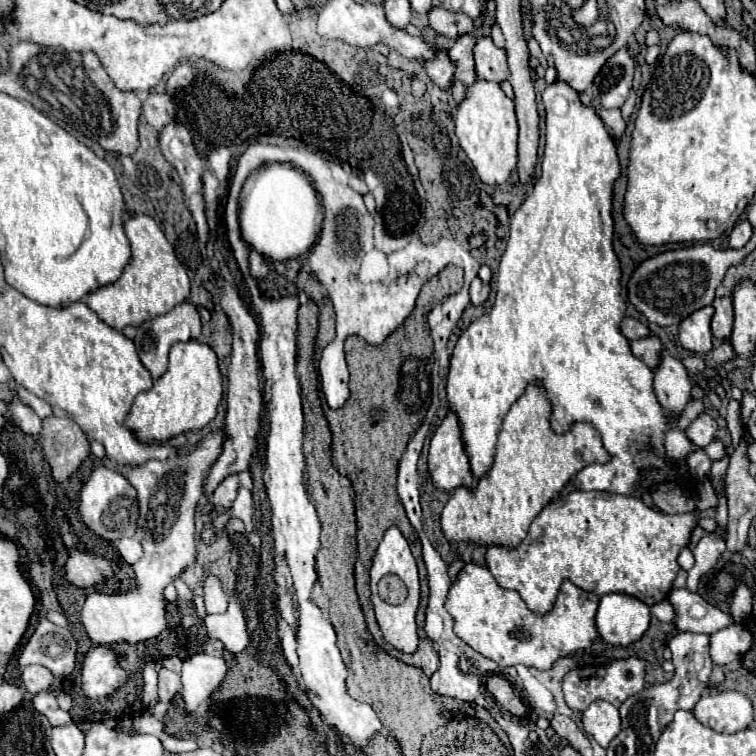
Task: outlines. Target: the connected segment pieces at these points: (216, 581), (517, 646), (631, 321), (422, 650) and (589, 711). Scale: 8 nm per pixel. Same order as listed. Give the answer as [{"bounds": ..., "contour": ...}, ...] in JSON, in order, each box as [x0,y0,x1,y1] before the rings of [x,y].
[{"bounds":[204,574,228,614],"contour":[[[208,574],[204,578],[204,604],[208,614],[220,614],[228,608],[228,594],[222,588],[222,582],[218,576]]]},{"bounds":[446,562,598,670],"contour":[[[468,562],[458,572],[456,580],[452,582],[452,586],[448,590],[448,598],[446,598],[446,610],[454,618],[454,634],[458,638],[462,638],[470,648],[474,648],[482,656],[498,662],[500,666],[524,664],[524,666],[534,666],[538,670],[548,670],[548,668],[552,668],[552,664],[560,656],[568,656],[576,650],[586,650],[594,644],[594,640],[598,638],[596,622],[594,622],[596,608],[598,608],[598,596],[596,594],[584,592],[578,586],[574,586],[572,582],[564,580],[562,588],[558,592],[556,604],[552,606],[550,612],[546,612],[546,614],[530,612],[530,608],[526,608],[526,604],[524,604],[524,600],[520,598],[518,592],[502,588],[494,580],[492,572],[486,566],[480,566],[480,564],[474,564],[474,562]]]},{"bounds":[620,318,650,340],"contour":[[[624,318],[622,324],[620,324],[620,330],[622,334],[628,338],[628,340],[638,340],[638,338],[646,338],[650,334],[650,328],[646,324],[642,324],[640,320],[636,318]]]},{"bounds":[392,630,438,676],"contour":[[[424,630],[420,632],[420,644],[418,650],[414,654],[392,654],[394,658],[420,668],[426,676],[432,676],[438,670],[438,652],[434,650],[432,640],[424,634]]]},{"bounds":[582,700,620,746],"contour":[[[594,700],[582,712],[582,726],[588,736],[592,736],[600,746],[608,746],[608,742],[620,730],[620,716],[618,708],[606,700]]]}]

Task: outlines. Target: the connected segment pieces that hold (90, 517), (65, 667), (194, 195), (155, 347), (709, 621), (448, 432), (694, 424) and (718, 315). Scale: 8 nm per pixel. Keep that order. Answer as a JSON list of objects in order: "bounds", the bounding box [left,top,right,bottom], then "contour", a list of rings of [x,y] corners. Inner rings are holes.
[{"bounds":[80,466,138,540],"contour":[[[100,466],[94,468],[88,482],[80,492],[80,514],[90,530],[100,534],[106,540],[120,540],[124,536],[134,536],[136,520],[138,520],[138,500],[134,486],[118,472]]]},{"bounds":[18,620,76,678],"contour":[[[40,620],[34,634],[28,638],[18,664],[42,664],[54,672],[56,678],[68,676],[76,666],[76,640],[68,628],[60,628],[50,620]]]},{"bounds":[160,124,208,236],"contour":[[[168,124],[160,132],[160,150],[164,158],[176,168],[182,180],[184,200],[198,224],[198,234],[208,236],[208,224],[204,216],[204,200],[200,192],[200,176],[202,176],[202,158],[198,156],[188,130],[182,124]]]},{"bounds":[134,304,200,380],"contour":[[[178,304],[174,310],[170,310],[168,314],[156,316],[154,320],[144,322],[138,328],[138,334],[134,338],[140,362],[144,364],[144,368],[152,374],[154,380],[158,380],[168,366],[168,350],[172,344],[176,342],[188,342],[188,340],[196,340],[200,336],[200,316],[196,312],[196,308],[192,304]]]},{"bounds":[668,588,734,634],"contour":[[[674,588],[668,600],[676,610],[674,624],[678,630],[712,634],[734,624],[734,618],[728,612],[722,612],[718,606],[708,604],[698,592],[690,592],[688,588]]]},{"bounds":[428,410,478,492],"contour":[[[454,410],[448,412],[430,440],[428,470],[434,484],[448,492],[458,486],[474,488],[478,484],[478,478],[470,470],[470,458],[466,456],[462,430],[458,428]]]},{"bounds":[684,412,718,448],"contour":[[[700,412],[686,428],[684,428],[686,436],[700,448],[704,448],[706,444],[710,444],[714,438],[716,438],[716,432],[718,432],[718,424],[716,420],[708,414],[708,412]]]},{"bounds":[712,296,734,340],"contour":[[[731,296],[714,298],[714,316],[712,316],[712,334],[718,340],[726,340],[732,334],[734,324],[734,304]]]}]

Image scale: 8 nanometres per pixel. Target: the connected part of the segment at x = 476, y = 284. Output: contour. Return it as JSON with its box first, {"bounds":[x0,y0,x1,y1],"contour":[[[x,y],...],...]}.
{"bounds":[470,278,490,306],"contour":[[[474,278],[472,284],[470,284],[470,298],[472,298],[472,304],[478,306],[482,304],[490,294],[490,284],[484,284],[480,278]]]}

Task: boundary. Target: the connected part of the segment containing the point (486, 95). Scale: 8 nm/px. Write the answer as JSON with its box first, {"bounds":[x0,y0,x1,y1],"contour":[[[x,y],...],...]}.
{"bounds":[454,80,518,186],"contour":[[[478,80],[470,86],[466,100],[458,106],[454,122],[460,146],[472,160],[480,180],[488,186],[506,184],[518,160],[518,122],[514,100],[506,98],[500,84]]]}

